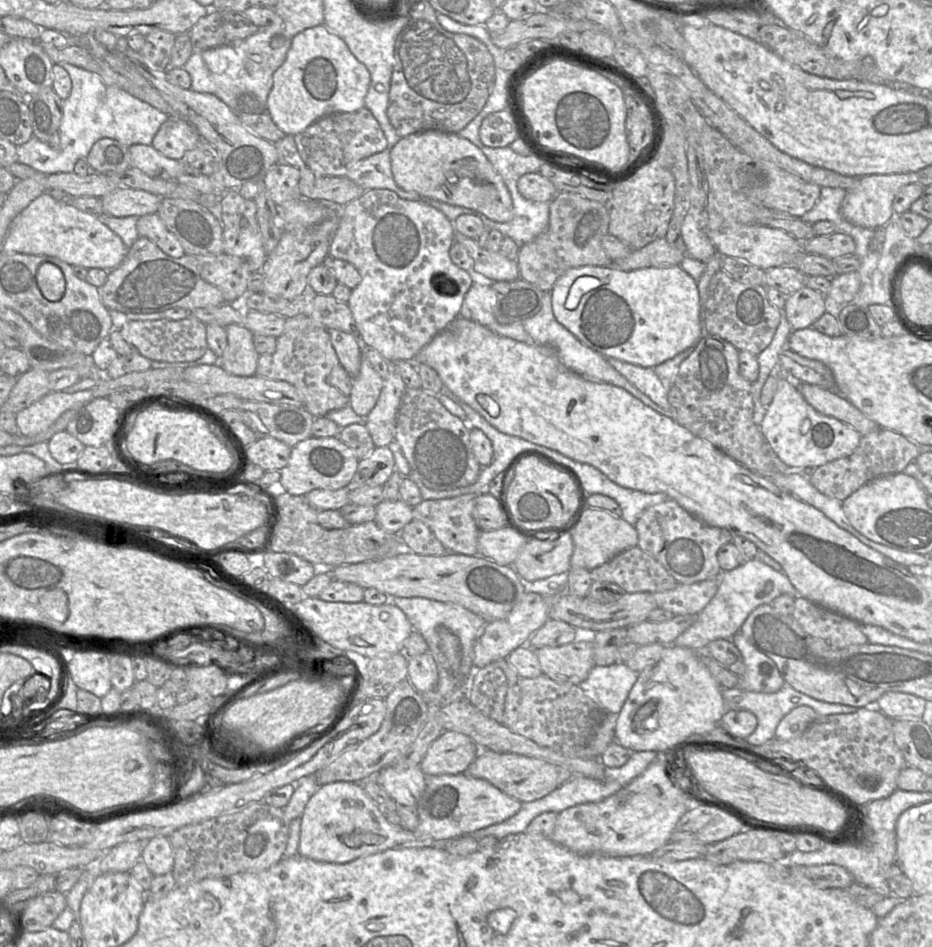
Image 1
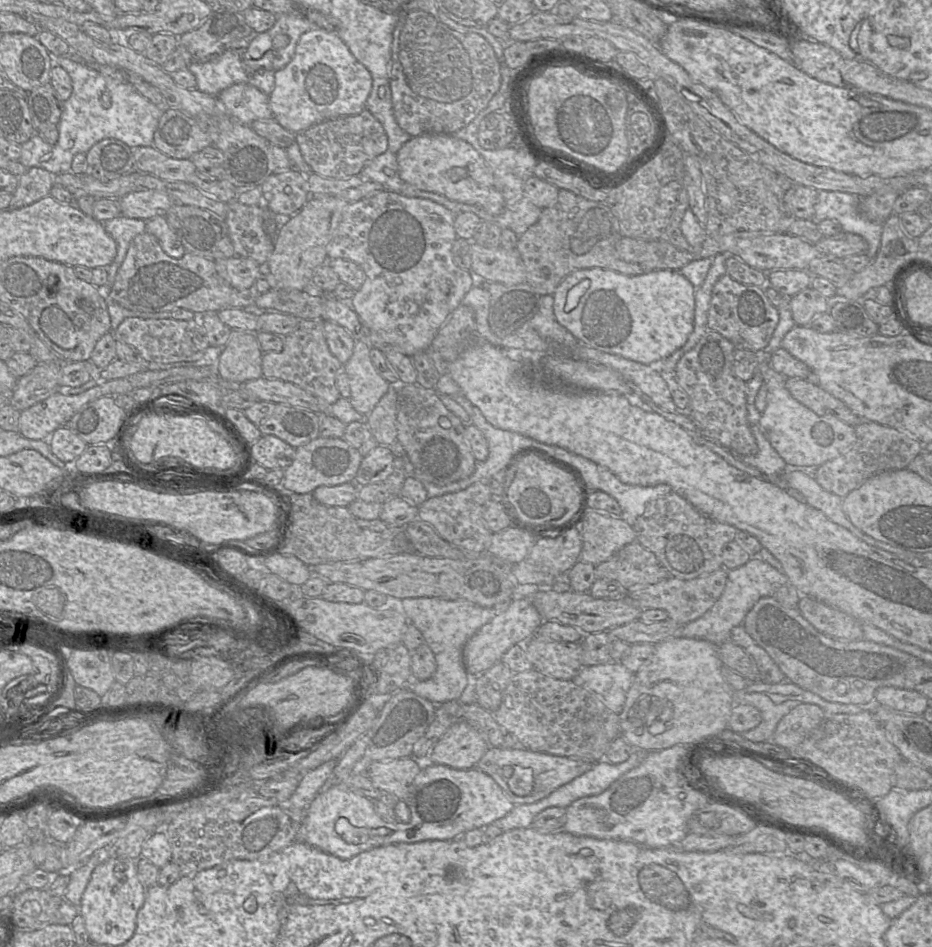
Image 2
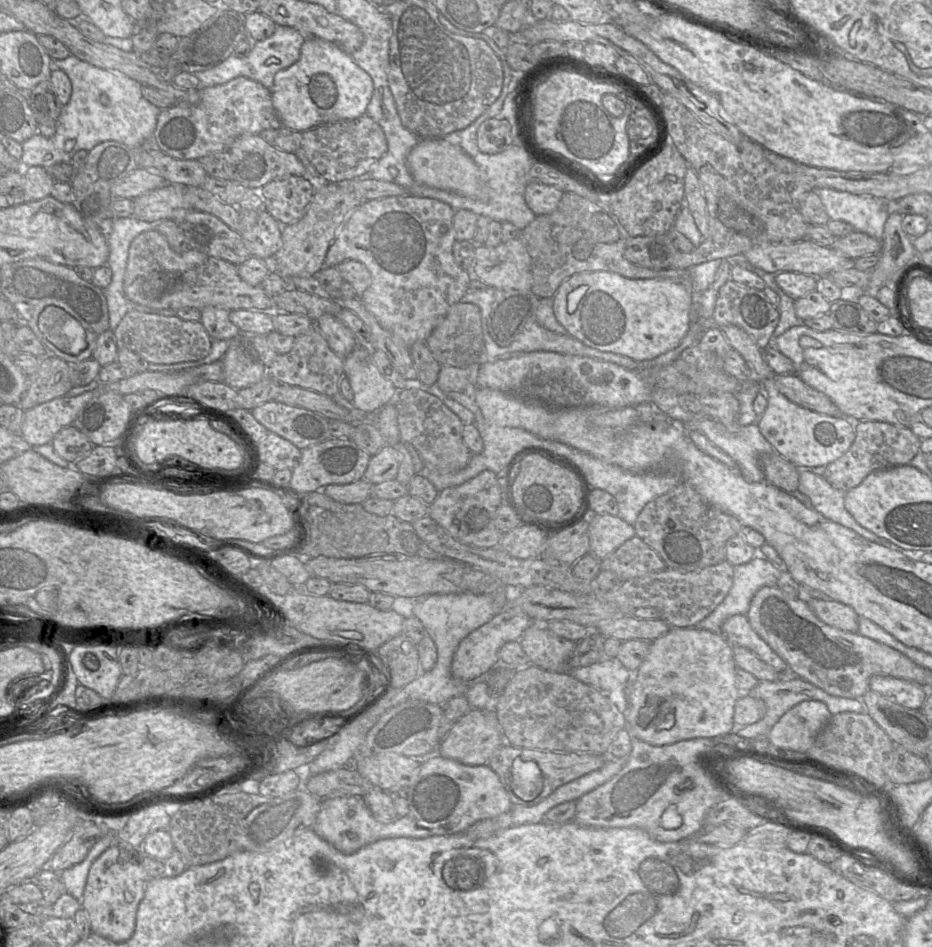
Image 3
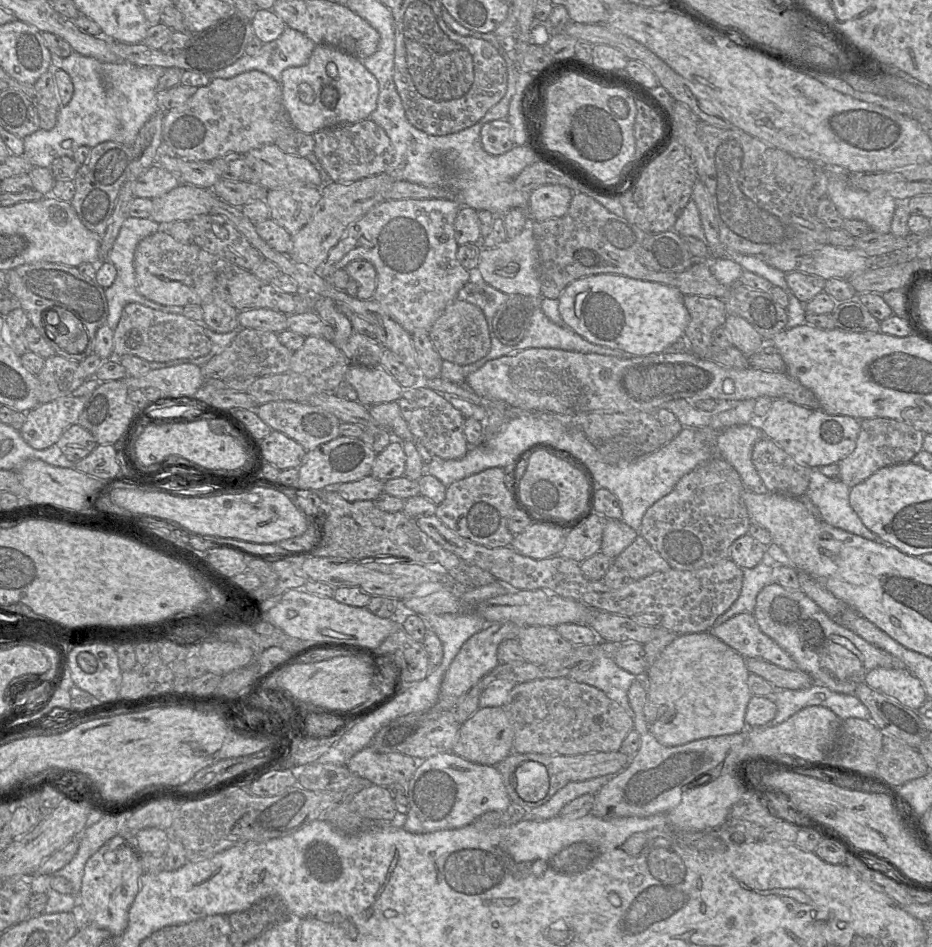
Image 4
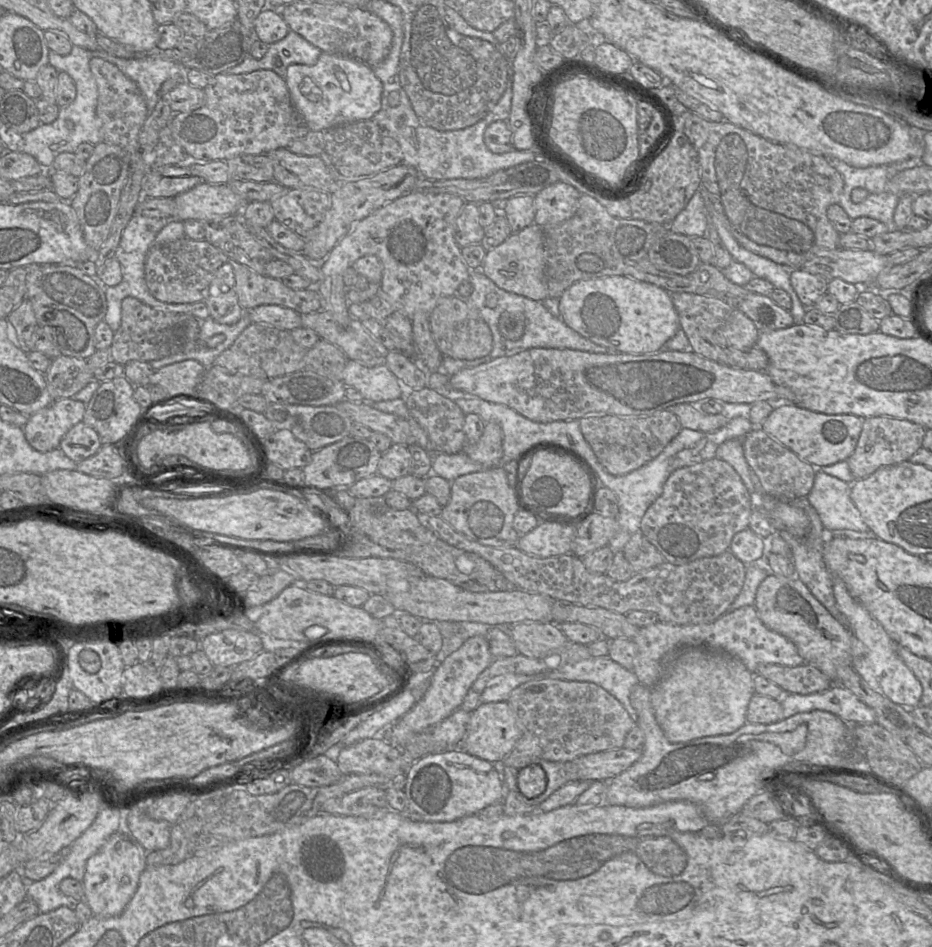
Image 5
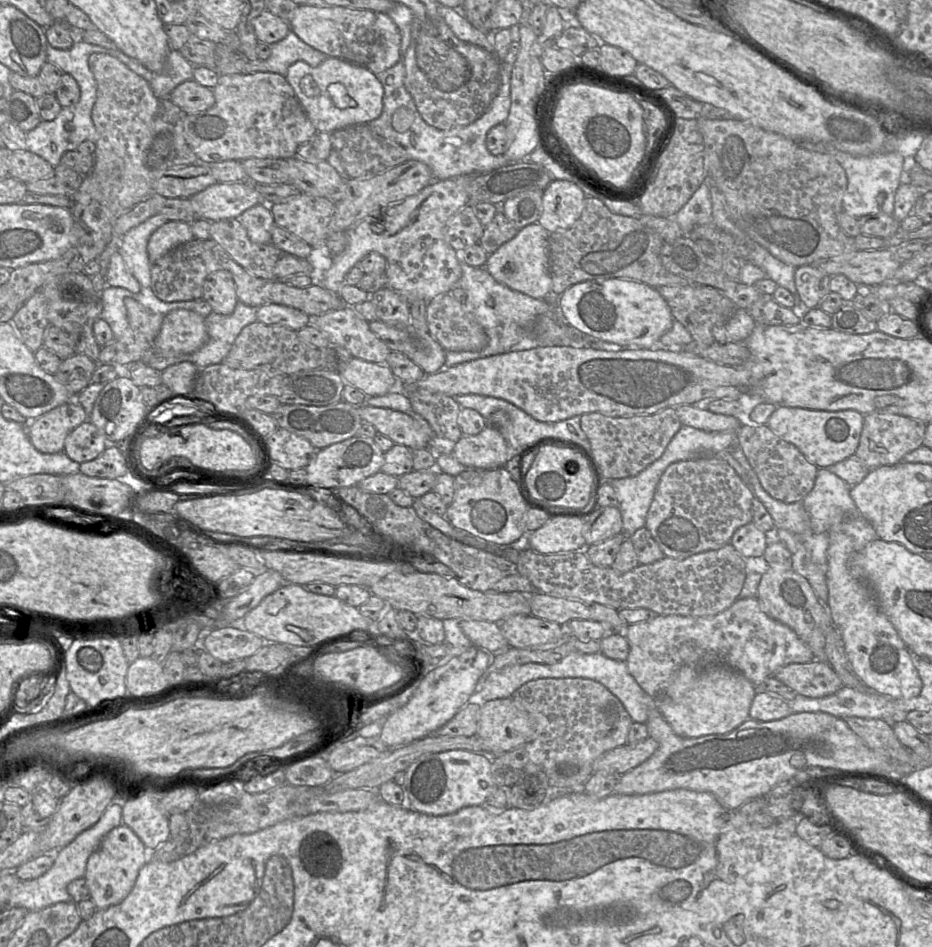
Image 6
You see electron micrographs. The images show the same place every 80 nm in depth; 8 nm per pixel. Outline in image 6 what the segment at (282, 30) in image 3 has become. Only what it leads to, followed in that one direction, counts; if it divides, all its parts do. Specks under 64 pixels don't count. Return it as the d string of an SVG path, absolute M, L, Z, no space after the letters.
M291 30L279 42L271 44L271 55L265 60L249 60L243 74L271 72L282 76L287 74L290 65L304 61L311 67L319 66L327 56L303 42Z

